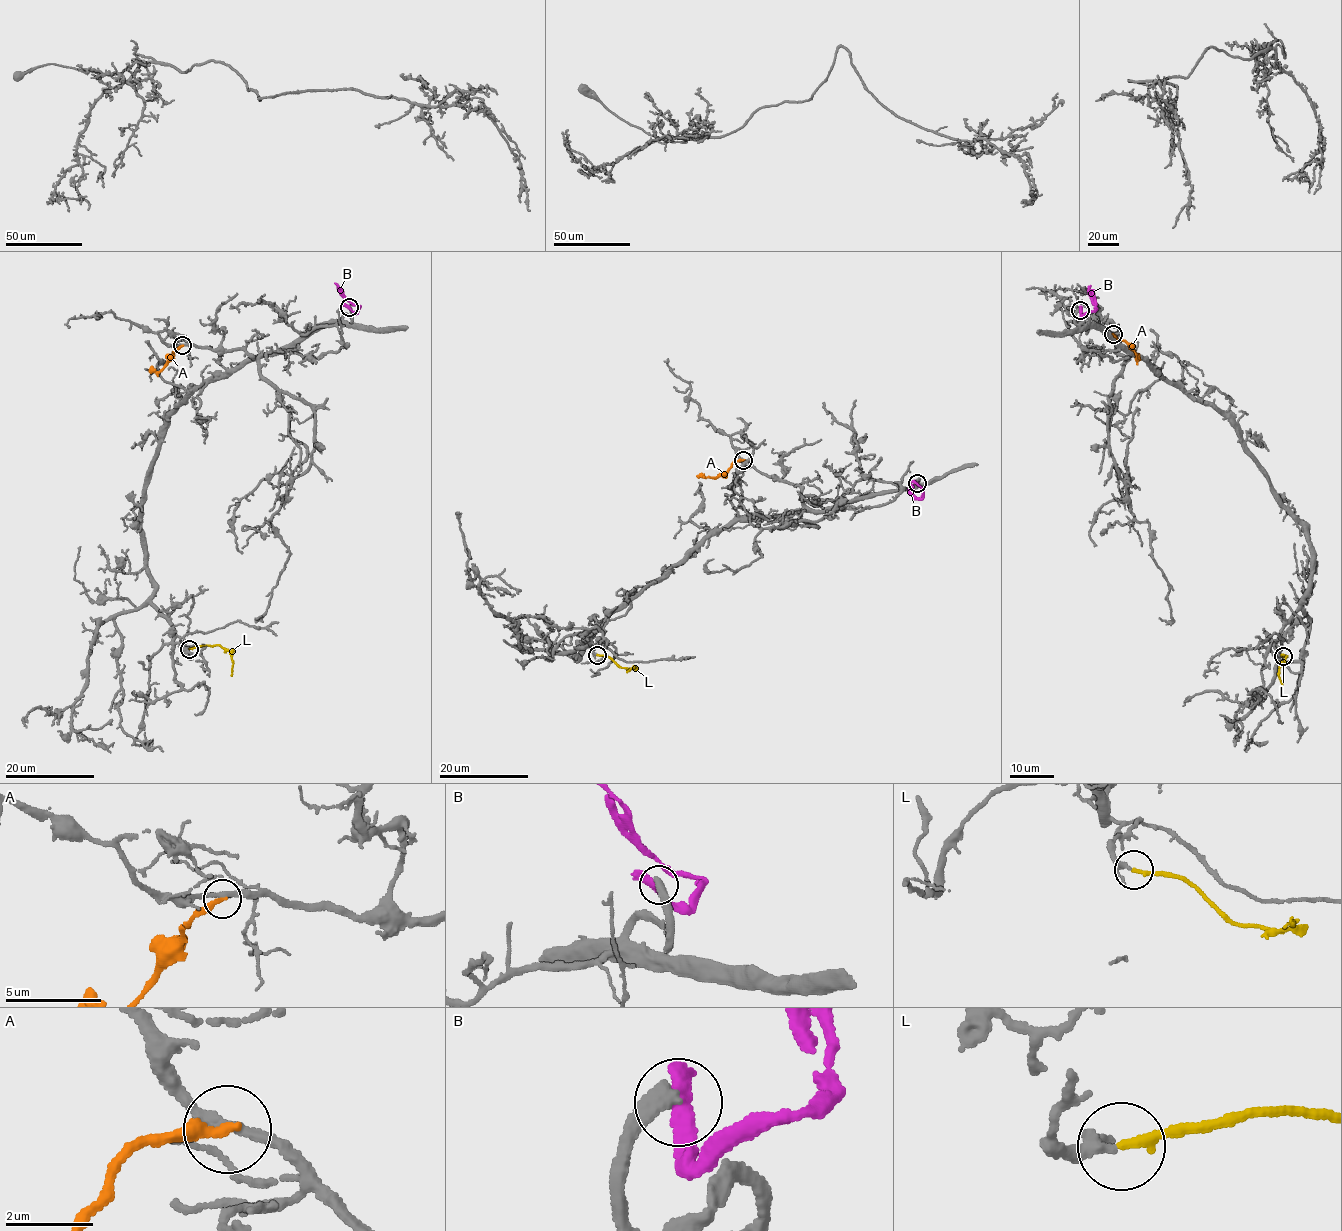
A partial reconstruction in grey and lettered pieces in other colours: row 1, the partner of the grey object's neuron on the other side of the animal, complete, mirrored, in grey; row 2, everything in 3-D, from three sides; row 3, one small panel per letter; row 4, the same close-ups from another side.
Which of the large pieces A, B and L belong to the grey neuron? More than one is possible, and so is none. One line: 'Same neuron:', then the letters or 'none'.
Same neuron: none

